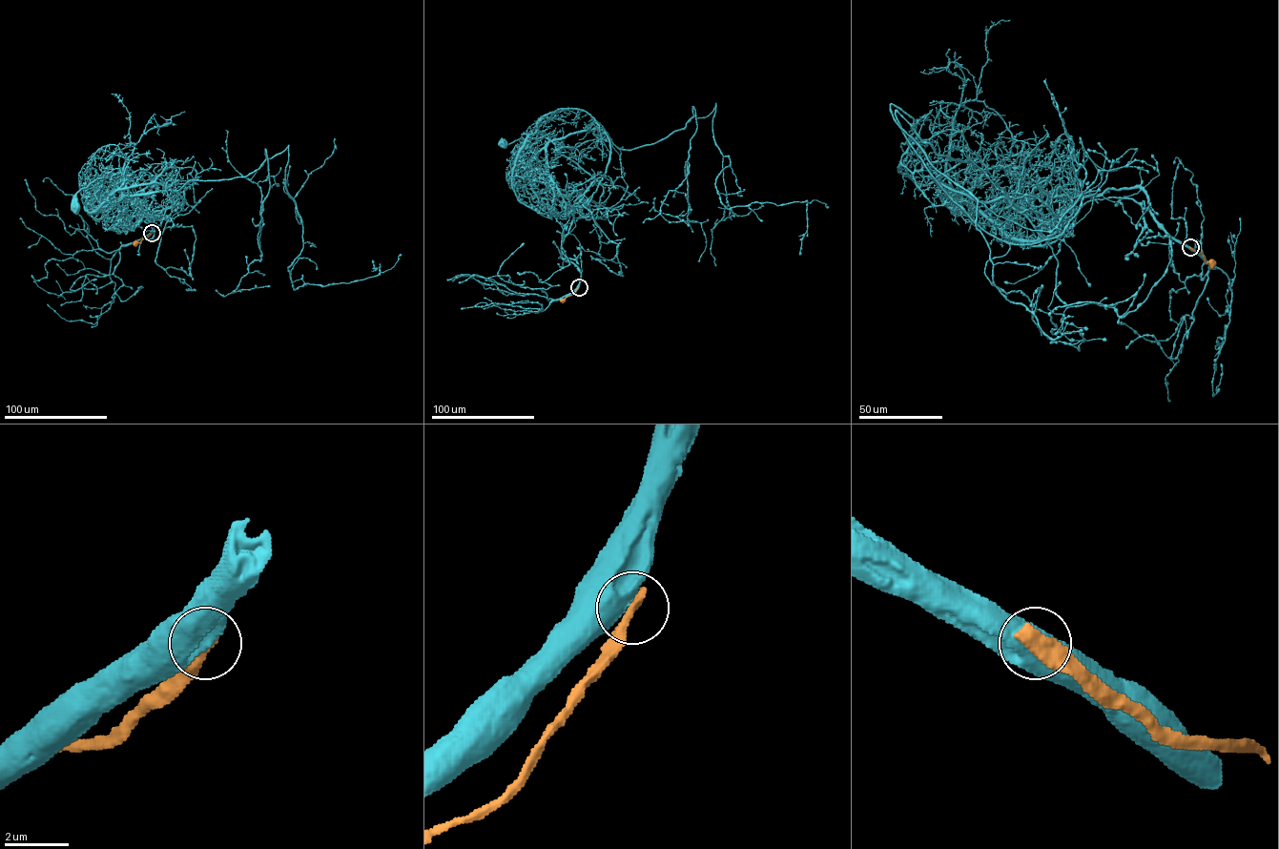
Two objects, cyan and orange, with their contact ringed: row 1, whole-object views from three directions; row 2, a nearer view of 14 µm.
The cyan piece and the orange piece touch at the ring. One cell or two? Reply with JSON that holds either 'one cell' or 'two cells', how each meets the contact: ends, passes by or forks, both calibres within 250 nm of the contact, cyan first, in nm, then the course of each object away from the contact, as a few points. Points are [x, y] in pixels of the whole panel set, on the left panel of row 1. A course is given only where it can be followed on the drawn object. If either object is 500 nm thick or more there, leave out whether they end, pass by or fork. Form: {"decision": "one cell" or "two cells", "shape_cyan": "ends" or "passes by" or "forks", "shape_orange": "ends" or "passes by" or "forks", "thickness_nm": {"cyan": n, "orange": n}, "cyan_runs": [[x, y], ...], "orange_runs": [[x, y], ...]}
{"decision": "two cells", "thickness_nm": {"cyan": 850, "orange": 440}, "cyan_runs": [[151, 233], [134, 196], [147, 211], [134, 228], [121, 224], [110, 178], [82, 188], [76, 205]], "orange_runs": [[152, 233], [135, 243]]}

